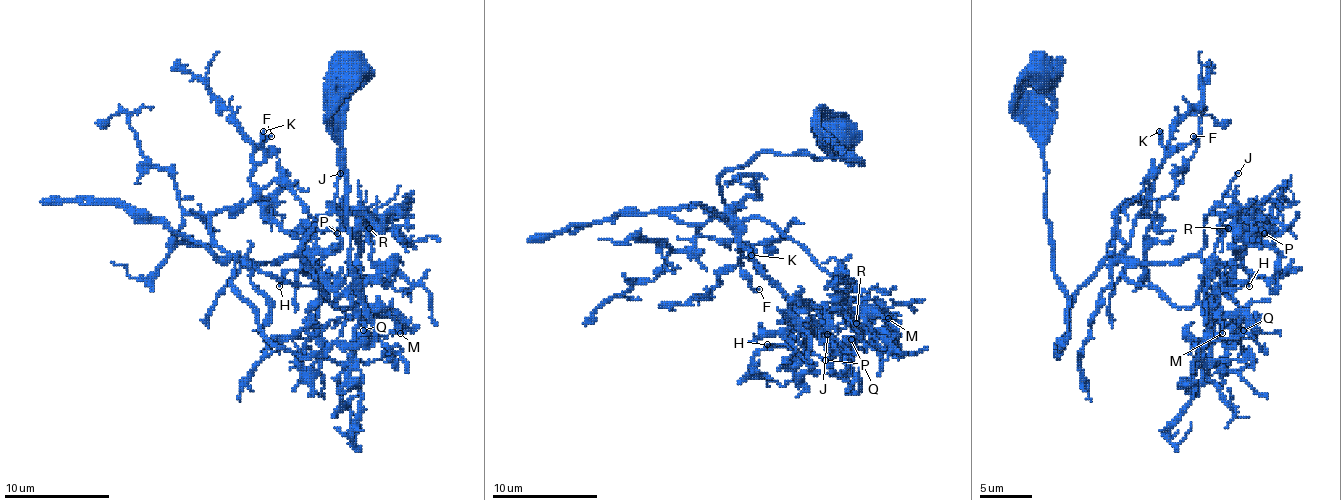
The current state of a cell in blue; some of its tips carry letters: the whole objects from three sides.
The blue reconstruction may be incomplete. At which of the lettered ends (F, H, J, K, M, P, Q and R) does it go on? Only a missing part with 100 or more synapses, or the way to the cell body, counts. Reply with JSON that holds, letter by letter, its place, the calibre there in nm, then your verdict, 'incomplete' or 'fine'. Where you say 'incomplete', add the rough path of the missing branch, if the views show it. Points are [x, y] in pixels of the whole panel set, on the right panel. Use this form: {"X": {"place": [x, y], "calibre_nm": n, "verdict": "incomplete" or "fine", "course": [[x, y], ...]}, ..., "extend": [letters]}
{"F": {"place": [1193, 136], "calibre_nm": 150, "verdict": "fine"}, "H": {"place": [1249, 286], "calibre_nm": 140, "verdict": "fine"}, "J": {"place": [1238, 173], "calibre_nm": 160, "verdict": "incomplete", "course": [[1238, 173], [1259, 165], [1262, 149], [1272, 138], [1306, 131], [1322, 115], [1317, 107]]}, "K": {"place": [1159, 131], "calibre_nm": 160, "verdict": "fine"}, "M": {"place": [1222, 333], "calibre_nm": 190, "verdict": "fine"}, "P": {"place": [1264, 233], "calibre_nm": 90, "verdict": "fine"}, "Q": {"place": [1243, 330], "calibre_nm": 200, "verdict": "fine"}, "R": {"place": [1228, 228], "calibre_nm": 110, "verdict": "fine"}, "extend": ["J"]}

